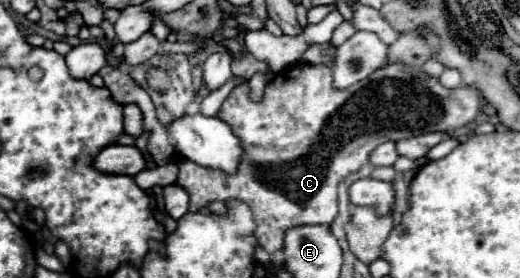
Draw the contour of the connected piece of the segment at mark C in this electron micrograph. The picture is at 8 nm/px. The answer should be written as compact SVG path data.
M300 63L292 69L276 73L274 79L266 83L264 95L260 101L252 101L248 95L248 81L236 85L226 101L222 103L216 117L228 123L234 135L244 147L244 155L238 163L236 173L228 175L220 169L206 169L198 163L192 163L184 157L176 159L178 179L176 183L190 195L190 211L202 209L208 201L220 201L228 197L244 199L254 213L258 231L256 237L260 245L268 251L280 251L284 245L284 231L288 227L298 227L304 223L330 225L338 213L338 183L348 177L352 171L358 171L366 161L370 151L384 141L400 141L416 137L430 131L450 133L458 127L468 125L484 103L472 87L444 89L438 79L428 77L420 67L408 65L386 65L380 71L374 71L370 79L358 81L344 91L336 91L330 85L330 67L328 65L310 65Z

